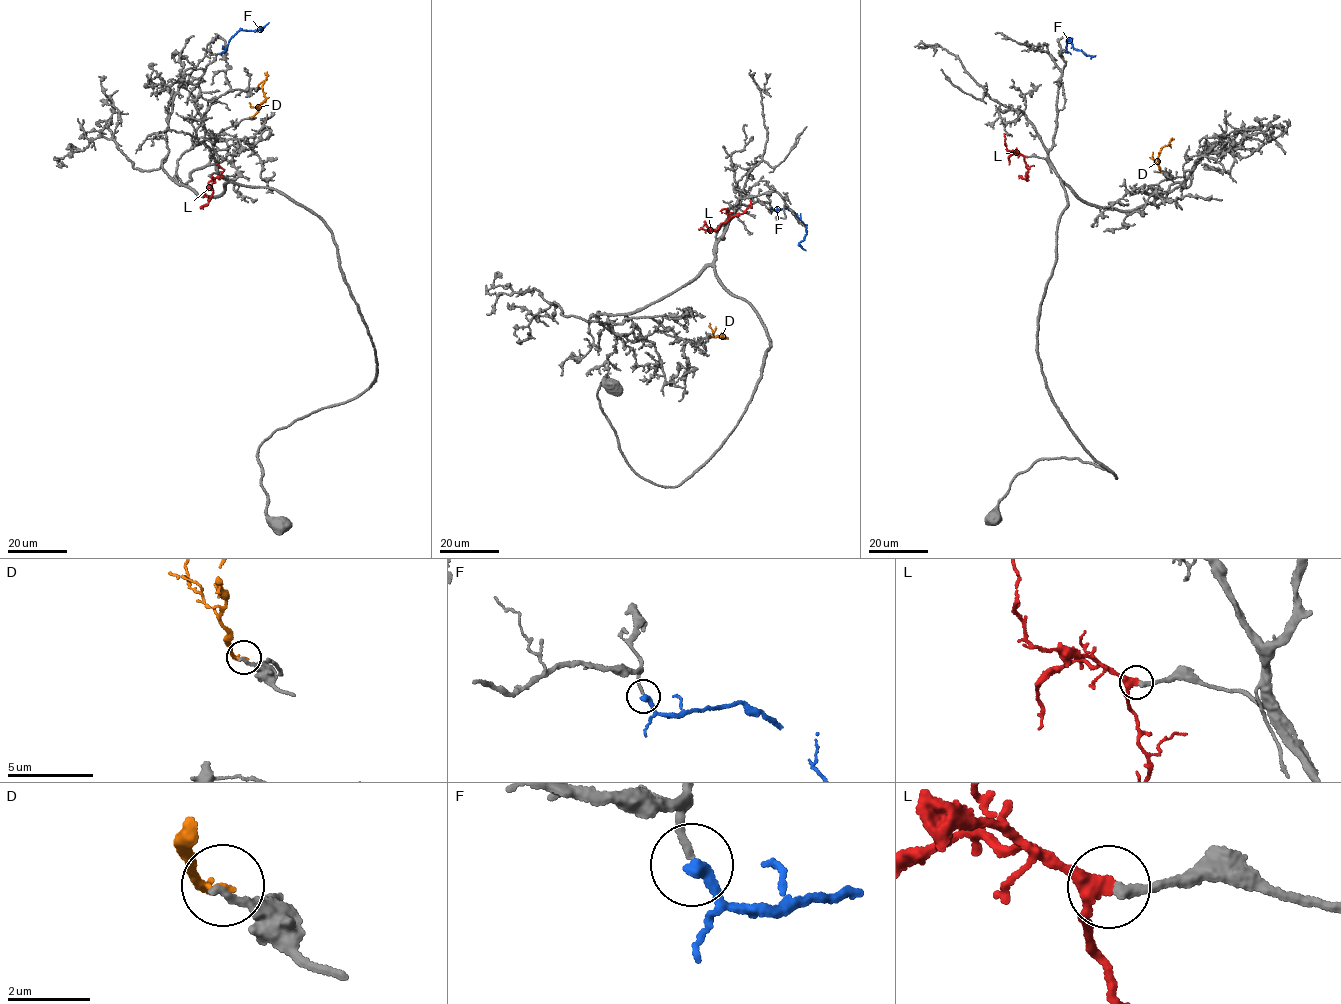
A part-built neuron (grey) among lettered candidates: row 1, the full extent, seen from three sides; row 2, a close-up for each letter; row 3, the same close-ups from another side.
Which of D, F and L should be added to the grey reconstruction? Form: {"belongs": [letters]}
{"belongs": ["L"]}

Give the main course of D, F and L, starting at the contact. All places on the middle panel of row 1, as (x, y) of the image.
D: (698, 340), (722, 333), (721, 338), (724, 338)
F: (771, 207), (786, 208), (795, 213), (805, 228), (806, 235), (799, 242), (805, 250)
L: (725, 223), (711, 231), (705, 223), (703, 227)

